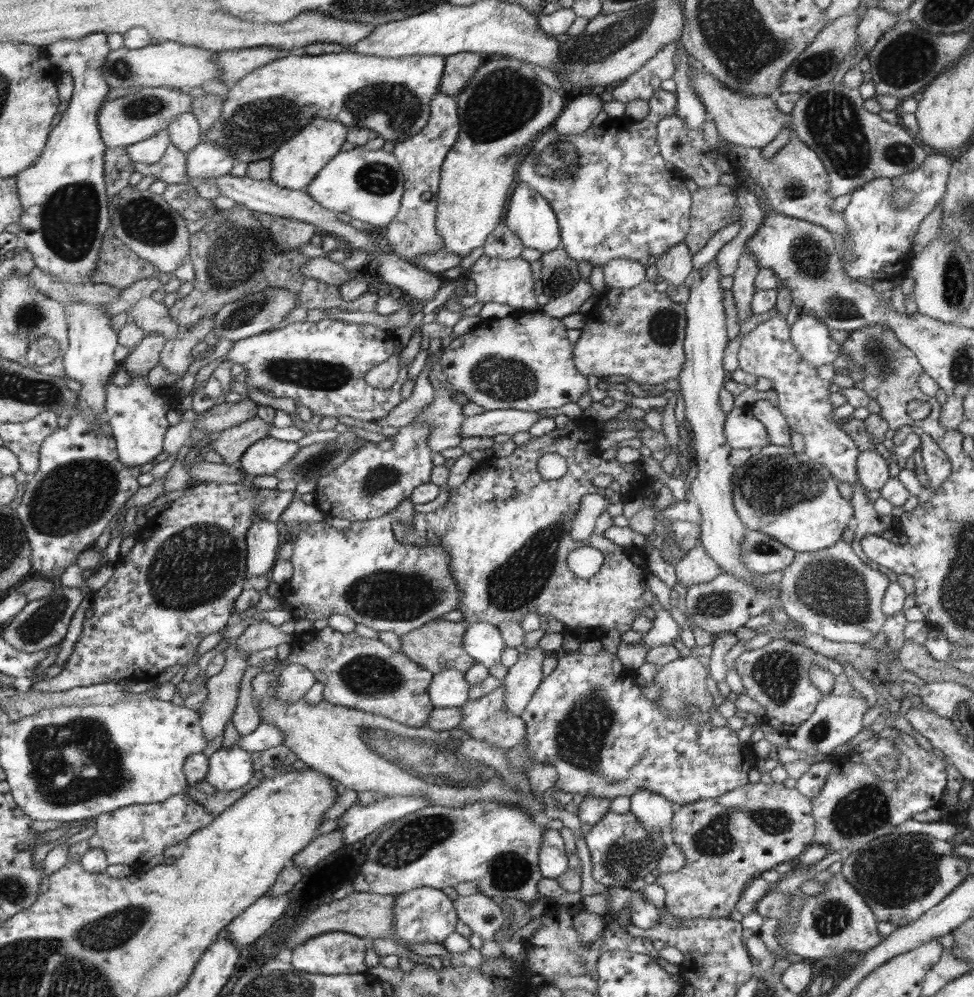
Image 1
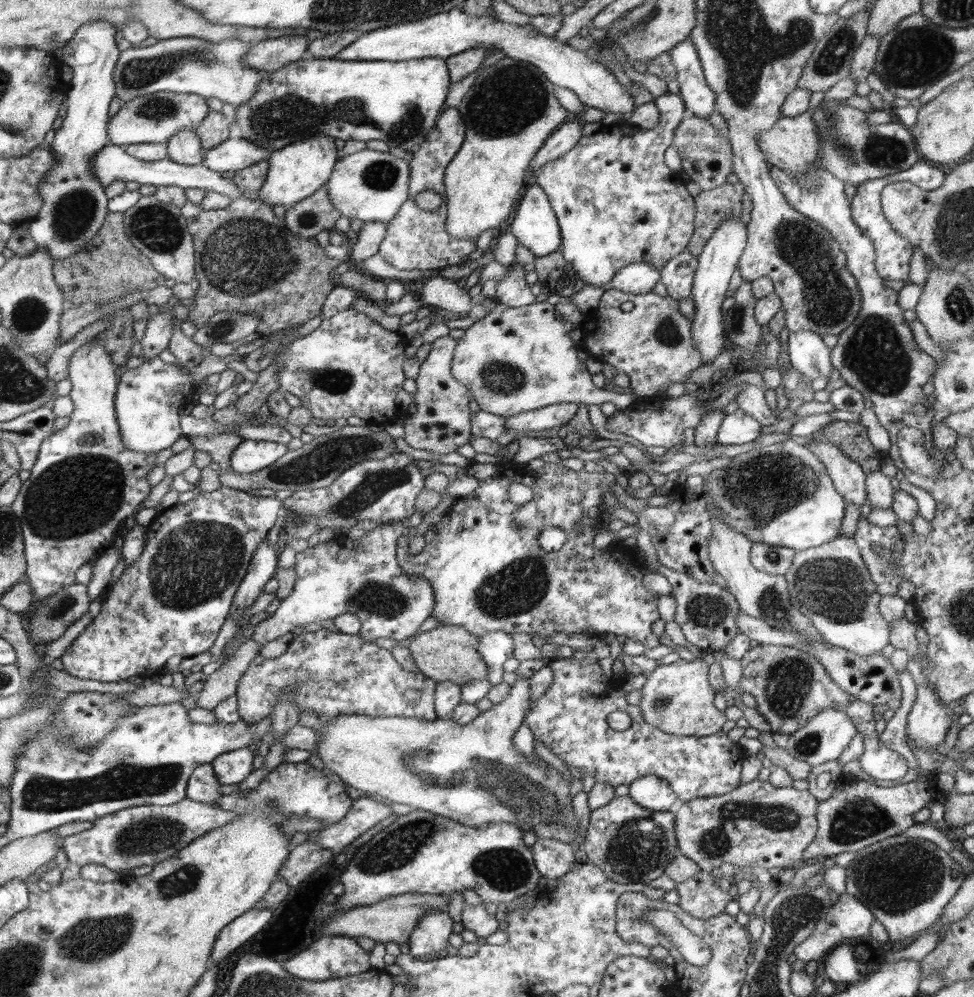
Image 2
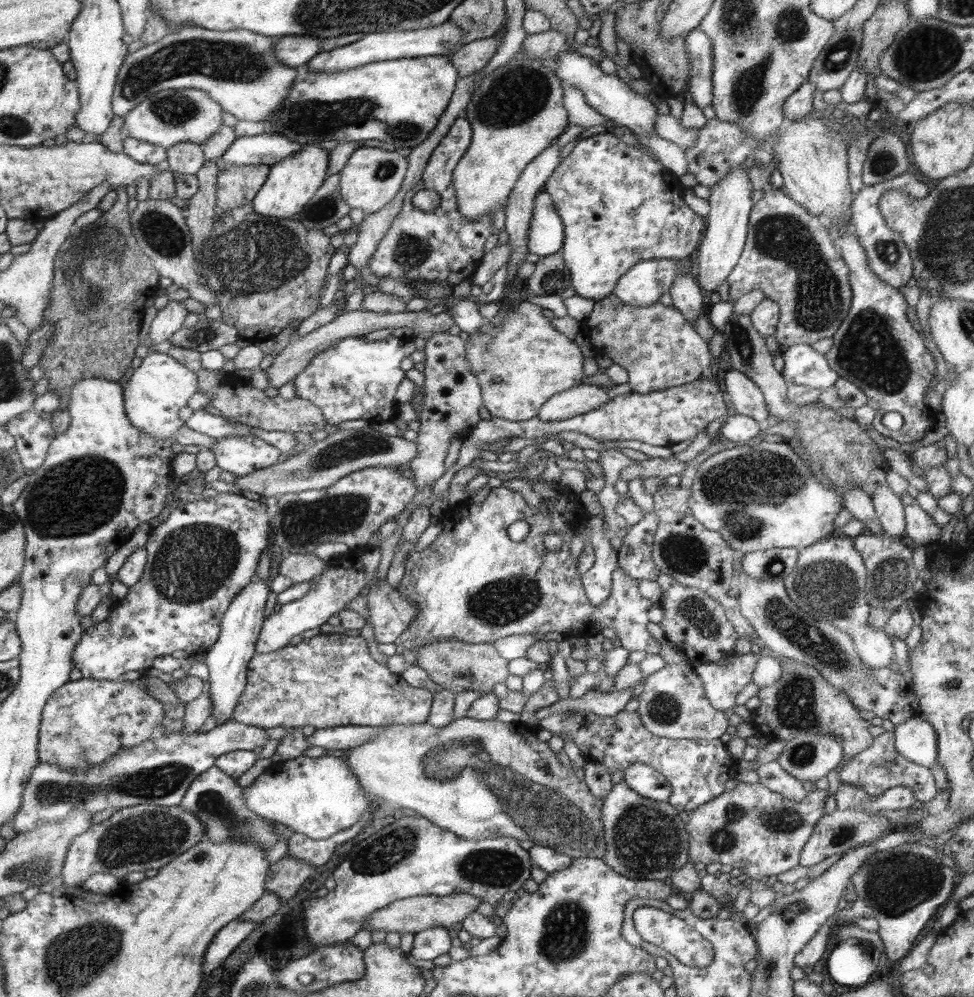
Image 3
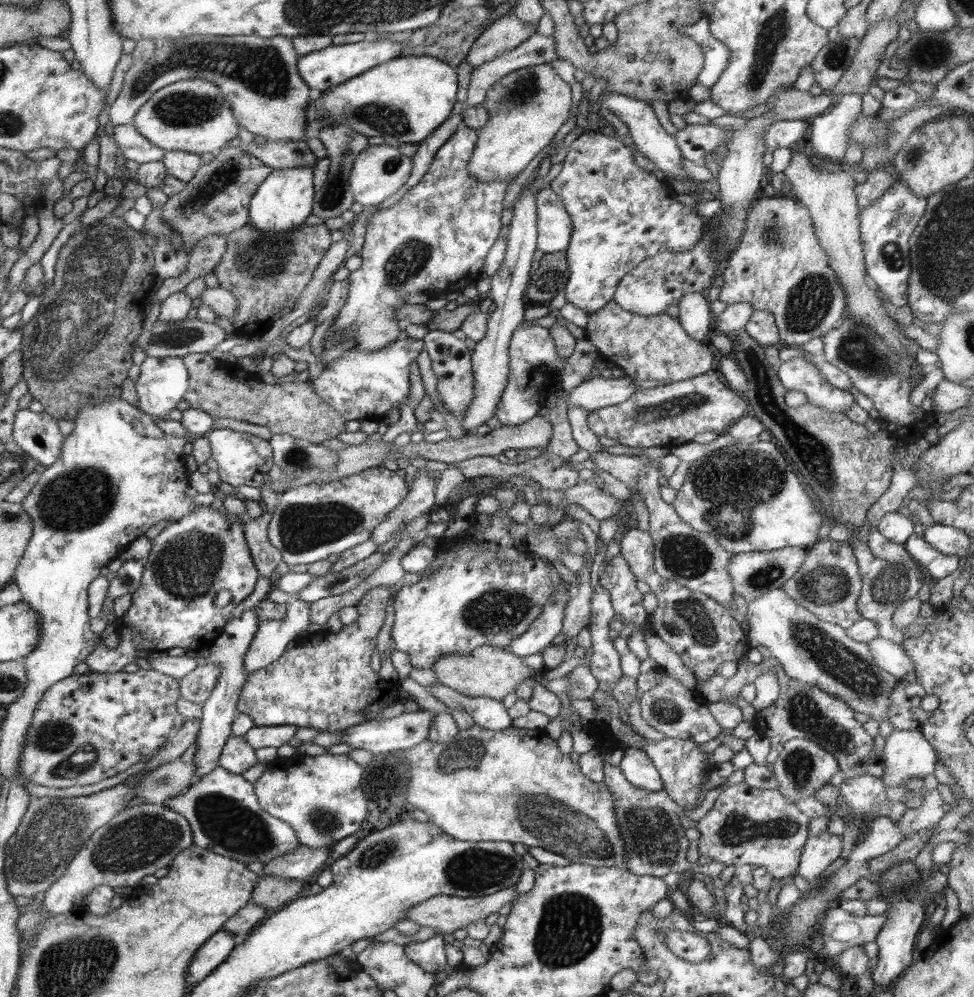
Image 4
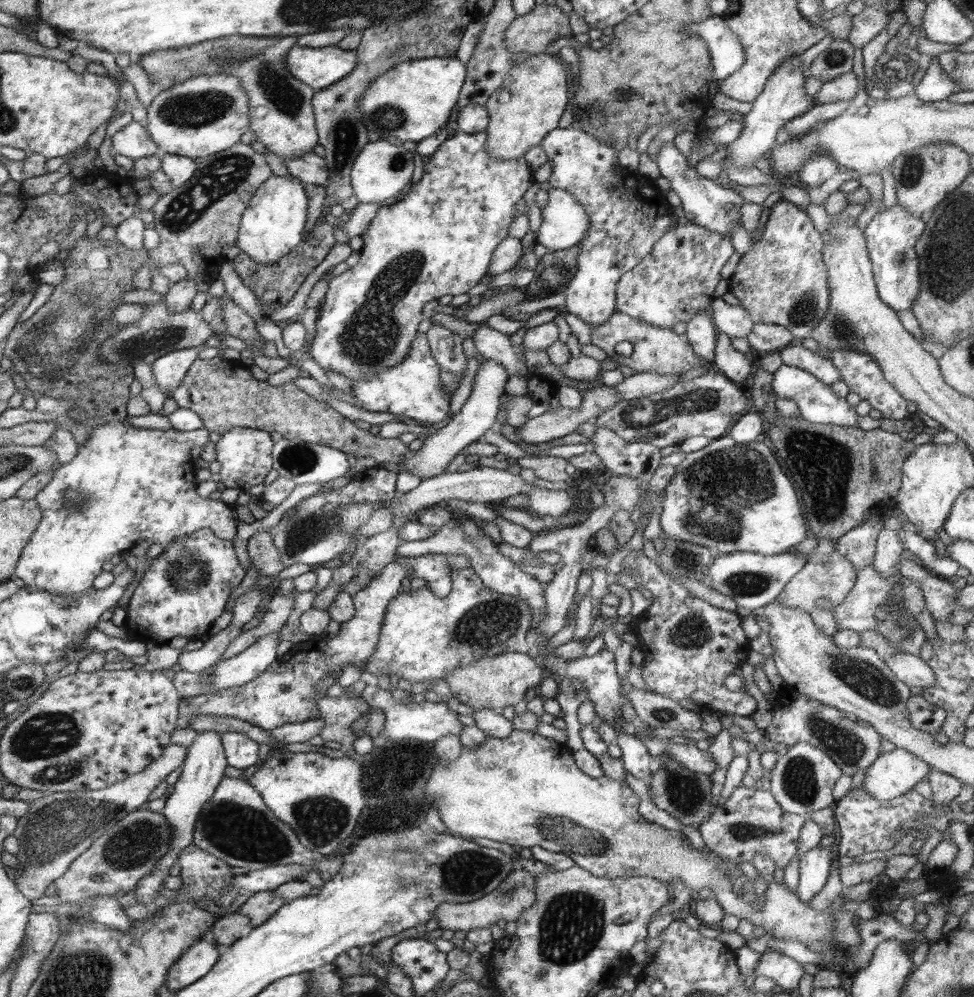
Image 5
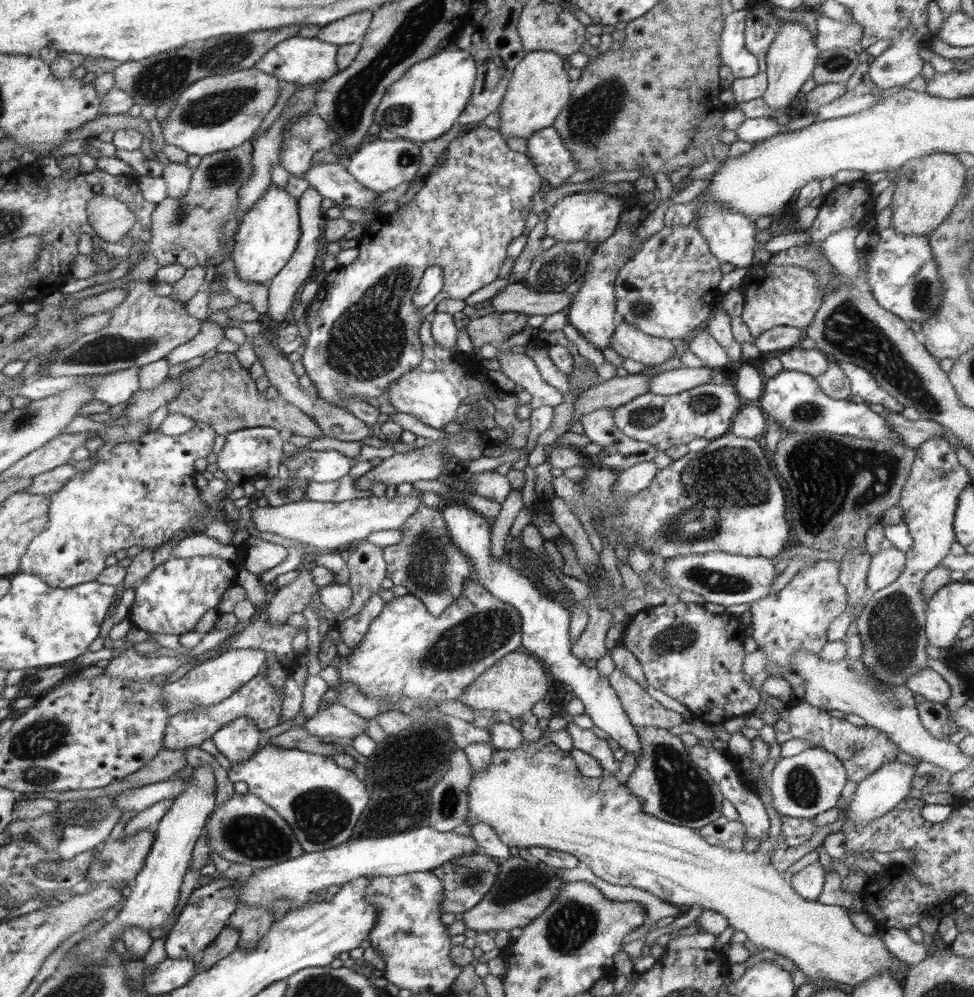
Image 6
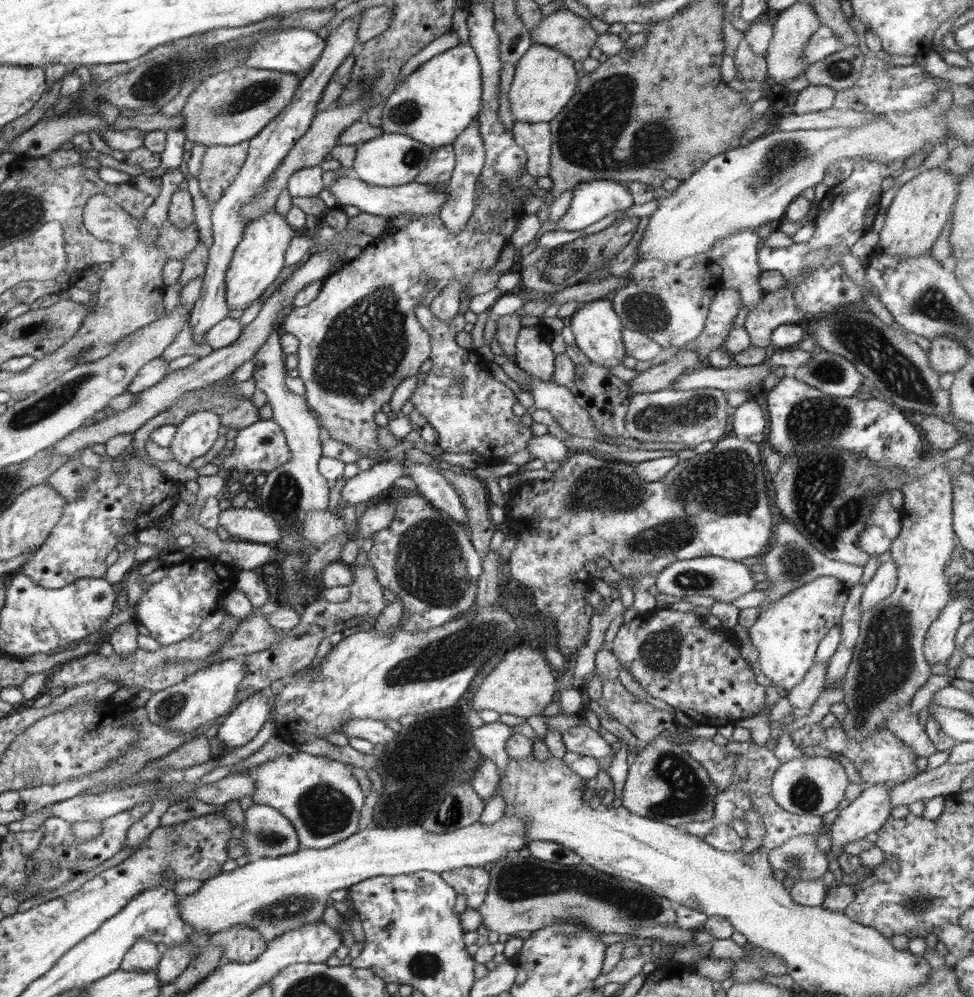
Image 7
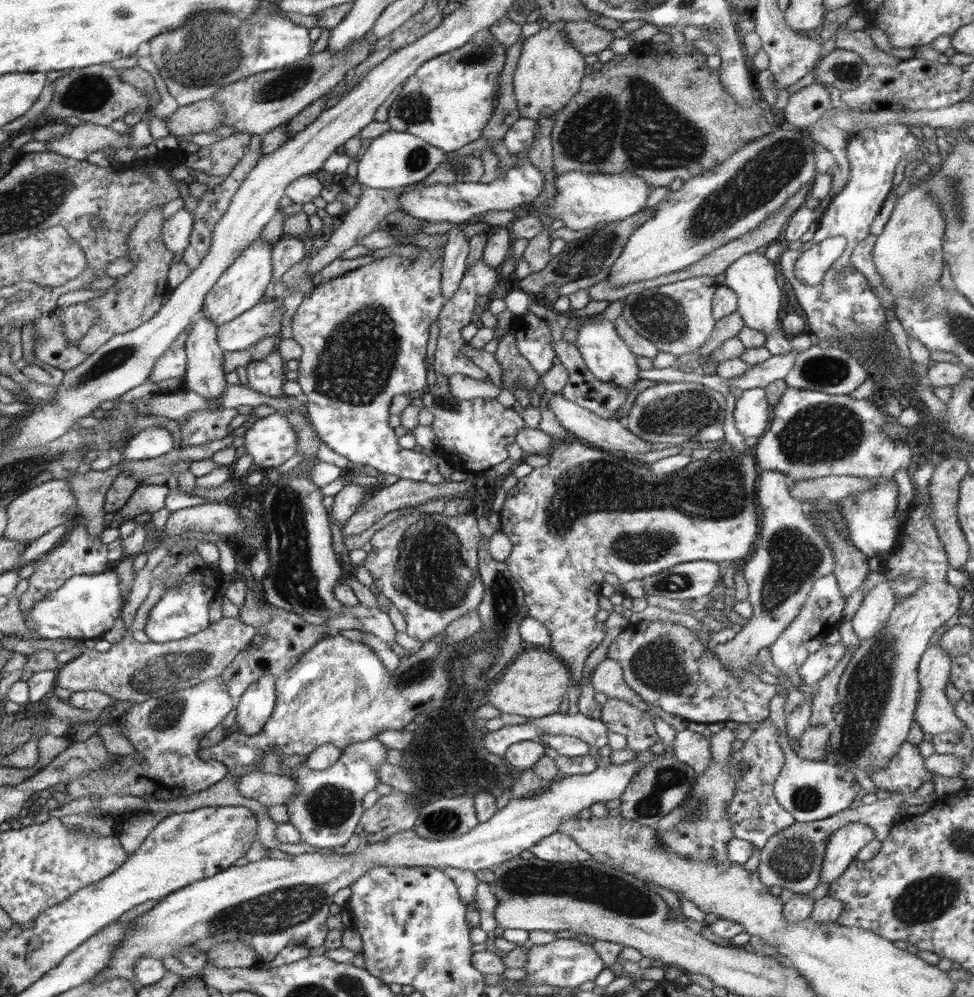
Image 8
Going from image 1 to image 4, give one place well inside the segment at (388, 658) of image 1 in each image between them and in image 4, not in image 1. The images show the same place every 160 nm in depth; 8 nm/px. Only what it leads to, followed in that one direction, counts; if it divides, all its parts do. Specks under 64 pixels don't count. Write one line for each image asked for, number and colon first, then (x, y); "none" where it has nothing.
2: (333, 674)
3: (316, 683)
4: (327, 684)

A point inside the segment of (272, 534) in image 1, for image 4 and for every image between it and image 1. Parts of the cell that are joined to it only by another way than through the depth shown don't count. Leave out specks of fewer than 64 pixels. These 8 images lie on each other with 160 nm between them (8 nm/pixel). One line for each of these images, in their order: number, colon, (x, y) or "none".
2: (264, 562)
3: (228, 661)
4: (229, 651)

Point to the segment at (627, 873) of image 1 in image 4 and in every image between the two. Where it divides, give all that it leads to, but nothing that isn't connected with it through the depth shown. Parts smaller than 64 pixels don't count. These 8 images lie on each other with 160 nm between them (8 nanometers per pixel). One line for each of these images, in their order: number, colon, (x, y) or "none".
2: (630, 843)
3: (646, 839)
4: (655, 842)

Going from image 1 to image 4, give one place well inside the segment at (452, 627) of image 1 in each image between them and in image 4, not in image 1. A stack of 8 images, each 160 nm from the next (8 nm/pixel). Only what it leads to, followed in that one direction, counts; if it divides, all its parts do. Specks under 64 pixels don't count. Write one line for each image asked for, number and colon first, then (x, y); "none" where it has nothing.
2: (448, 653)
3: (454, 665)
4: (489, 672)

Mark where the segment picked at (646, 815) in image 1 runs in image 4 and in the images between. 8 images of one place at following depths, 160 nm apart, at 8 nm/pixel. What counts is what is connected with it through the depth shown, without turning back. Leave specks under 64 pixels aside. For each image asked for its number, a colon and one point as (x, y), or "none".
2: (654, 793)
3: (646, 781)
4: (636, 766)

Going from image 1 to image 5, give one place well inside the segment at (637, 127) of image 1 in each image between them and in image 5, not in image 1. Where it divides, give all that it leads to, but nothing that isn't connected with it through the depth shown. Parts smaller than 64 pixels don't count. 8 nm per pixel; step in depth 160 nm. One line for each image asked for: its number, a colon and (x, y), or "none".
2: (617, 203)
3: (619, 206)
4: (621, 215)
5: (628, 214)

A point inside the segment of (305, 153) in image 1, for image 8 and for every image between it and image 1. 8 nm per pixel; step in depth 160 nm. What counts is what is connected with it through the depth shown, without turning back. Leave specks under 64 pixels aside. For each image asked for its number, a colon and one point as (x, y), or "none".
2: (297, 172)
3: (291, 184)
4: (285, 200)
5: (273, 225)
6: (267, 237)
7: (259, 257)
8: (242, 287)

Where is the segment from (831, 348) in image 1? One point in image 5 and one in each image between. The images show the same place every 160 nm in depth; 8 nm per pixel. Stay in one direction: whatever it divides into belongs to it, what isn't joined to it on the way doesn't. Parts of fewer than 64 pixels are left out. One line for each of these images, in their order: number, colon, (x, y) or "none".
2: (808, 354)
3: (804, 366)
4: (798, 374)
5: (817, 403)

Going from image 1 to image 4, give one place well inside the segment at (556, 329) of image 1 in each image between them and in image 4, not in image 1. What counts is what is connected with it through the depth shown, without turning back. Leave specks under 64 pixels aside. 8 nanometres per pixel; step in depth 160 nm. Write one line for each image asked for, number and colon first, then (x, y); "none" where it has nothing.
2: (514, 360)
3: (521, 360)
4: (534, 363)

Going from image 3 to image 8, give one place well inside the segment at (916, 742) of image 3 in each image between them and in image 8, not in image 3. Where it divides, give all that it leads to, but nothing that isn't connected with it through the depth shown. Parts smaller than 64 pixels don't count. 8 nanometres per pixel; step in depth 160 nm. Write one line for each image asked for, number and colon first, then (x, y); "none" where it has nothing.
4: (907, 754)
5: (894, 773)
6: (876, 795)
7: (866, 814)
8: (841, 850)

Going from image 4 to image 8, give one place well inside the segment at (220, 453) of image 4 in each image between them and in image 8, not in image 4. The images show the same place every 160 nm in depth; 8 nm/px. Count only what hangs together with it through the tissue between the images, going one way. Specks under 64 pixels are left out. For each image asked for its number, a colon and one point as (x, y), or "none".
5: (244, 454)
6: (252, 453)
7: (263, 447)
8: (270, 441)

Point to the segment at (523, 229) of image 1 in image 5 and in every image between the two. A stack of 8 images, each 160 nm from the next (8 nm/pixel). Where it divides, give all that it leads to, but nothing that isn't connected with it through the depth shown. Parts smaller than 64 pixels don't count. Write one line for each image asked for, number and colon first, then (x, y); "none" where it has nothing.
2: (535, 226)
3: (546, 234)
4: (554, 227)
5: (565, 223)

